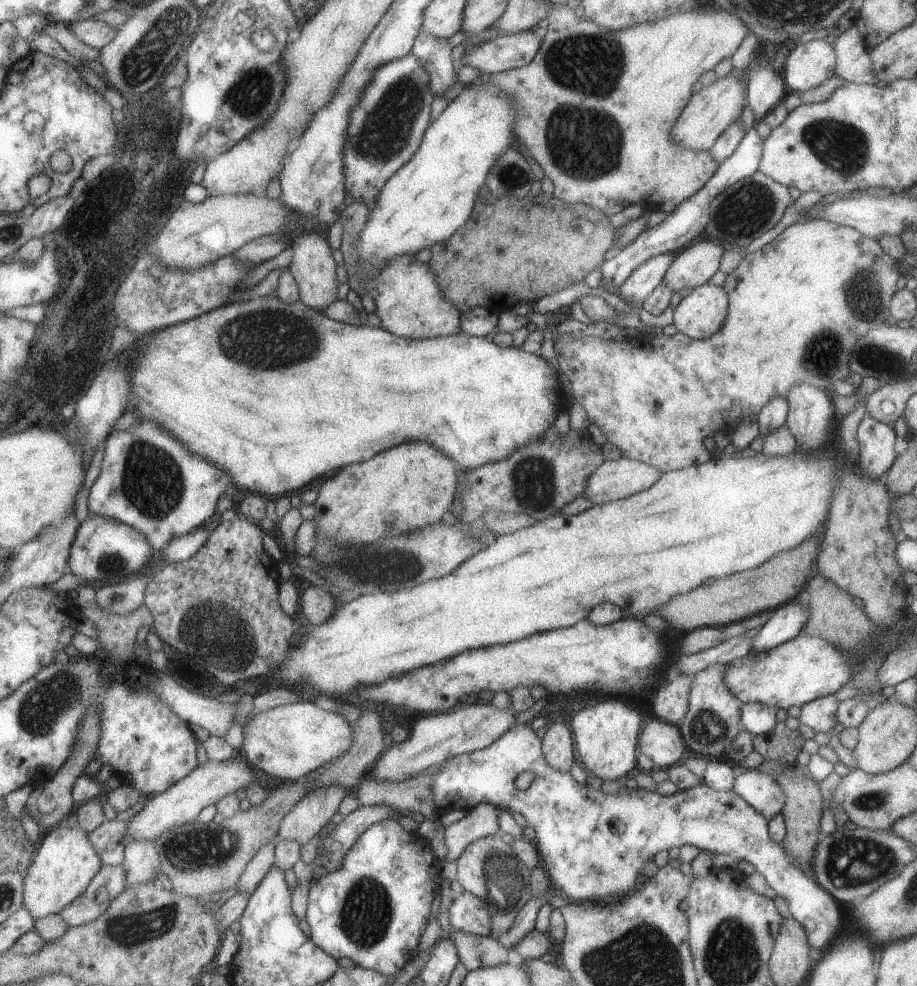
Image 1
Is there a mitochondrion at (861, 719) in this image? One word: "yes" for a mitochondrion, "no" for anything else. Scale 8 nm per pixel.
no

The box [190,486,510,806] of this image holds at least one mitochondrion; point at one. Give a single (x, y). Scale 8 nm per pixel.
(390, 567)

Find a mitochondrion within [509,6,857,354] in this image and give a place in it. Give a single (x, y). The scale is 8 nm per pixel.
(588, 65)

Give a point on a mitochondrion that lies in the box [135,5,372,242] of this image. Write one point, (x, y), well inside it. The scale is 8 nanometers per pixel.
(249, 95)

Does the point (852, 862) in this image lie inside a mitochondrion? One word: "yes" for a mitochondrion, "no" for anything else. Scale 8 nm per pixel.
yes

